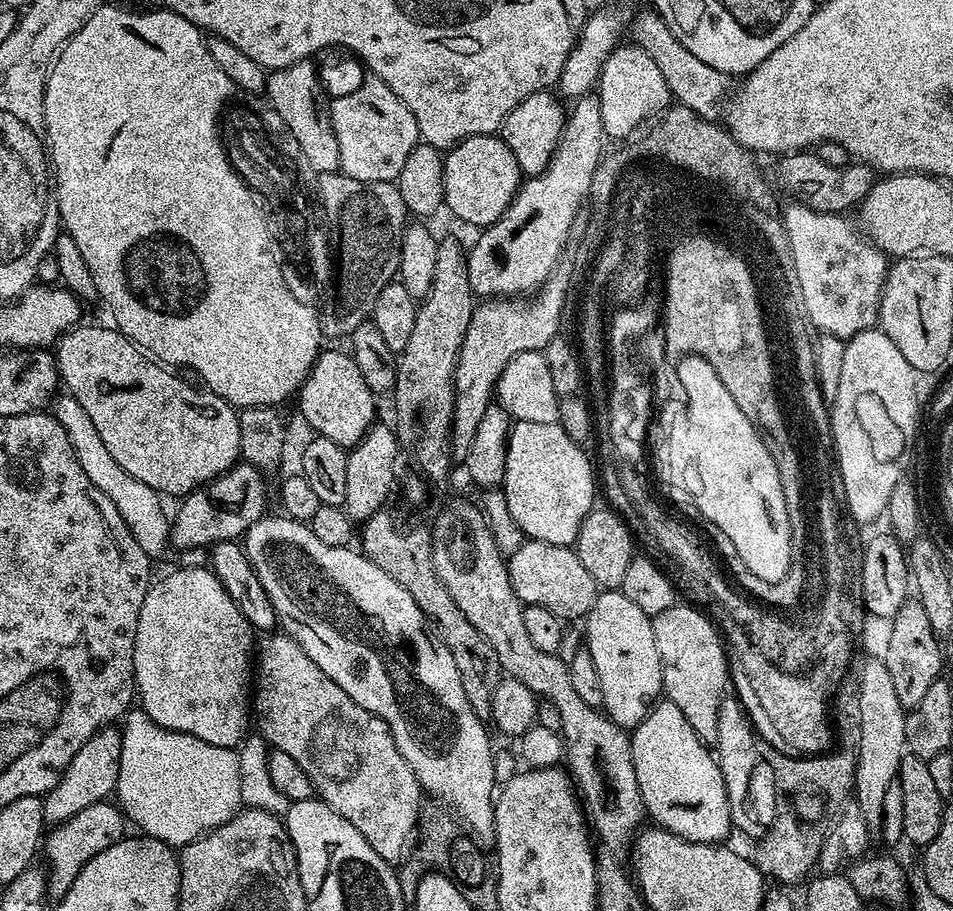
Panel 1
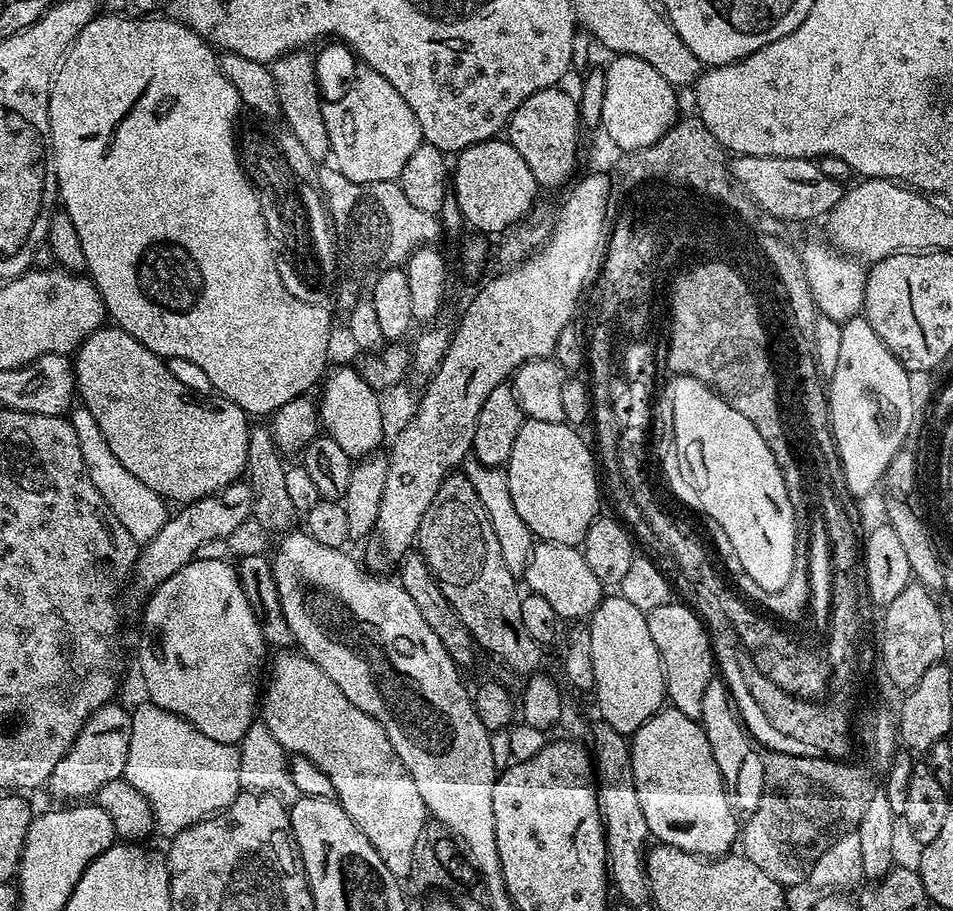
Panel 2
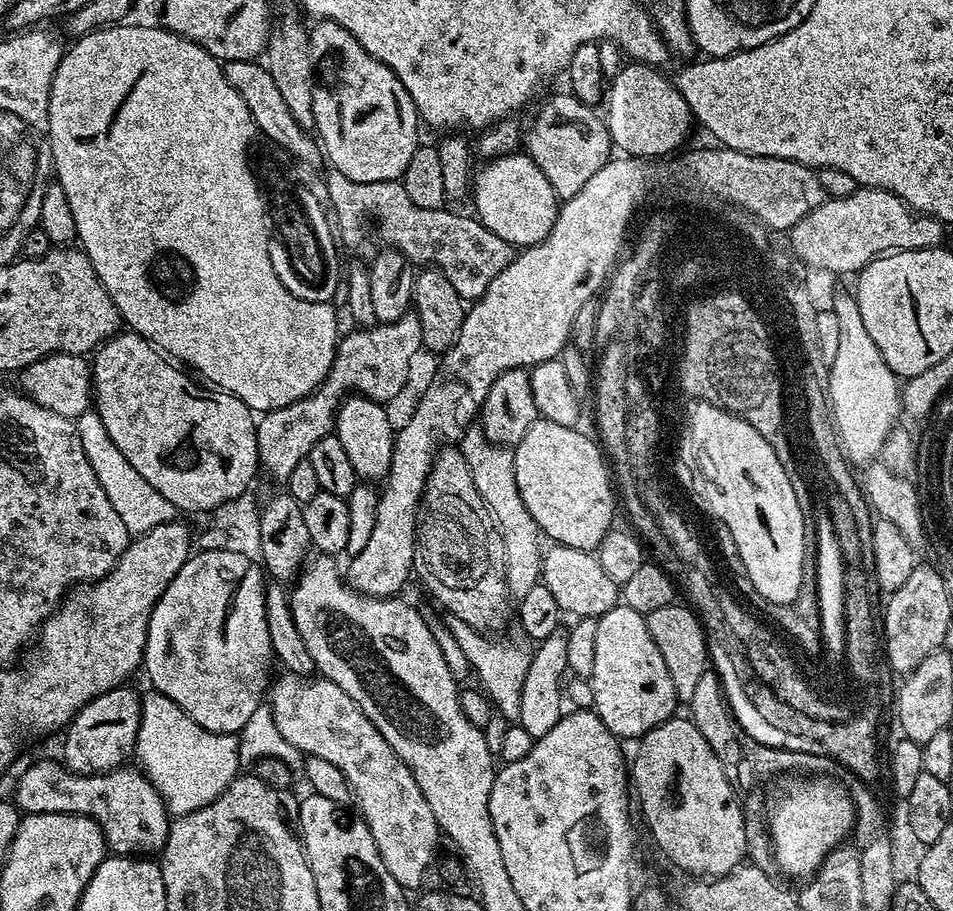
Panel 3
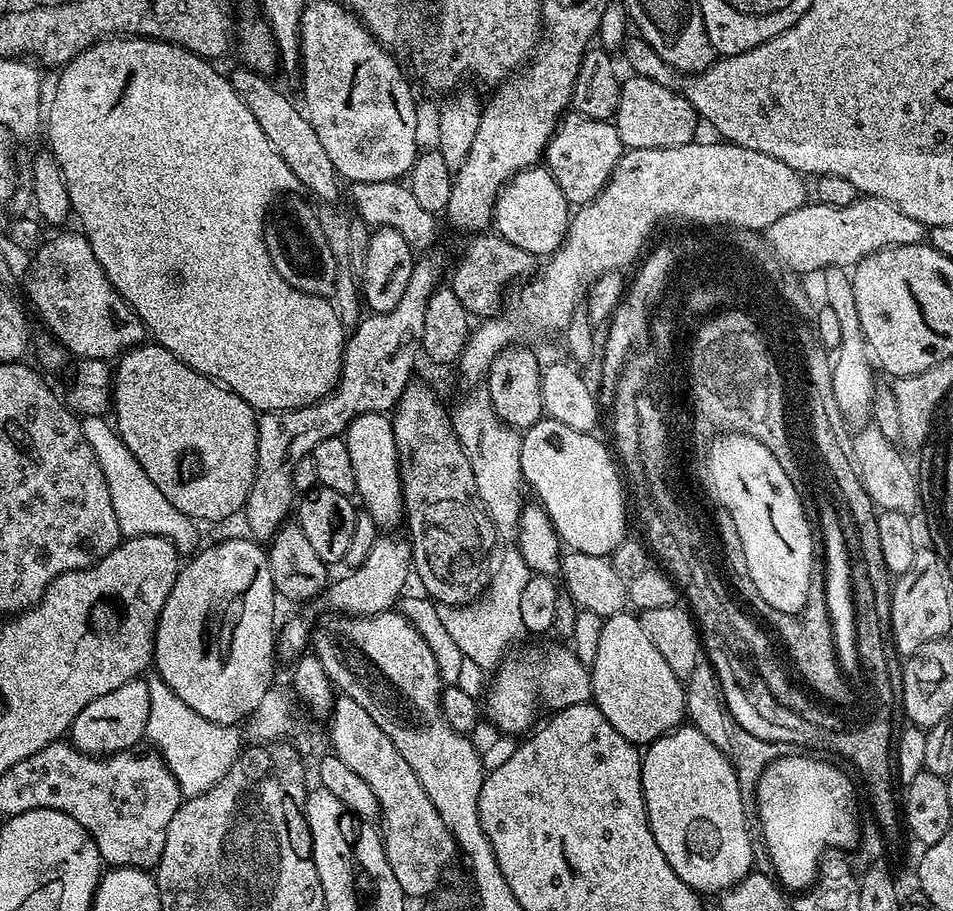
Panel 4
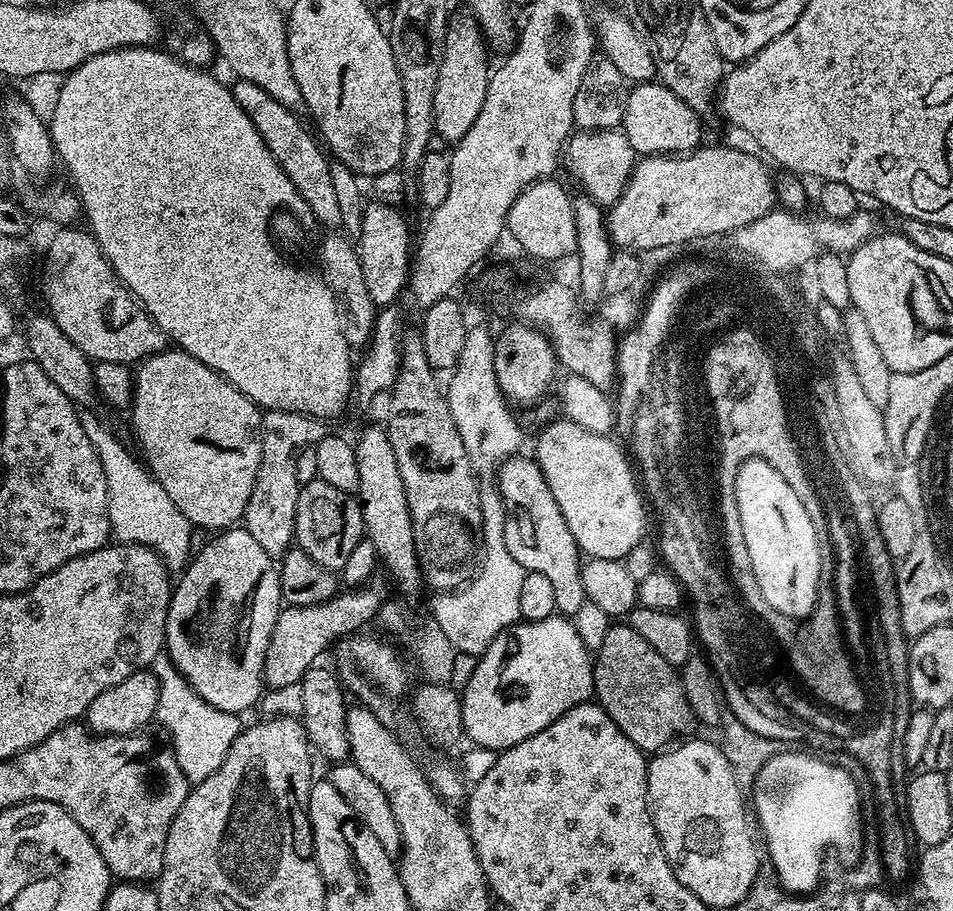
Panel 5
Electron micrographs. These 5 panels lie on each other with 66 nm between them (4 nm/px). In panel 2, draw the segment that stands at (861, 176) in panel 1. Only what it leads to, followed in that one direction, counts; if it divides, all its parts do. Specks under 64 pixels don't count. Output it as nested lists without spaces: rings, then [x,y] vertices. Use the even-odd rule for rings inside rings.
[[[736,156],[730,164],[731,177],[749,199],[758,207],[763,208],[770,215],[783,222],[790,220],[816,220],[827,217],[834,206],[838,206],[840,199],[844,197],[845,185],[827,174],[822,174],[819,163],[816,160],[803,160],[802,158],[778,158],[777,156]]]

